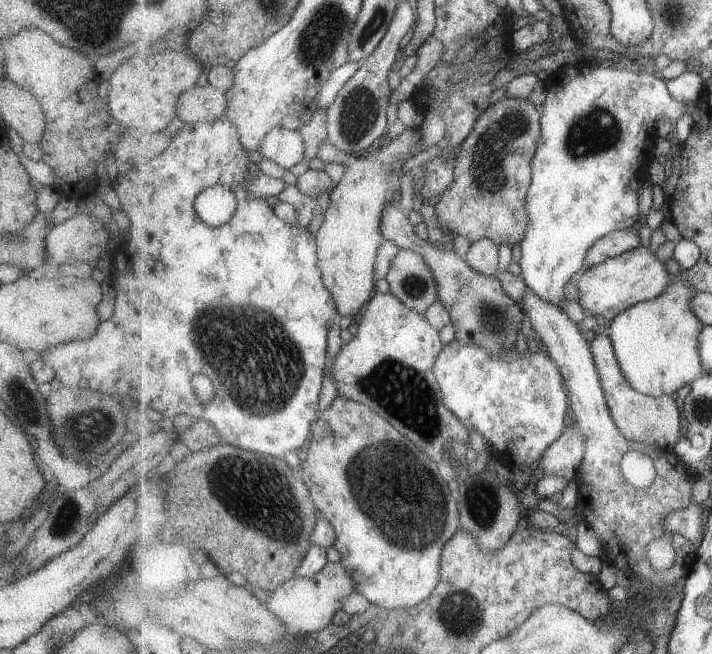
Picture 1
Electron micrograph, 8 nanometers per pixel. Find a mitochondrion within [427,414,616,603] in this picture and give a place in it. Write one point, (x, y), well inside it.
(482, 500)

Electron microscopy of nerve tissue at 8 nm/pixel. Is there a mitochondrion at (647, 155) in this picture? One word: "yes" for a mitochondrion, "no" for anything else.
no

